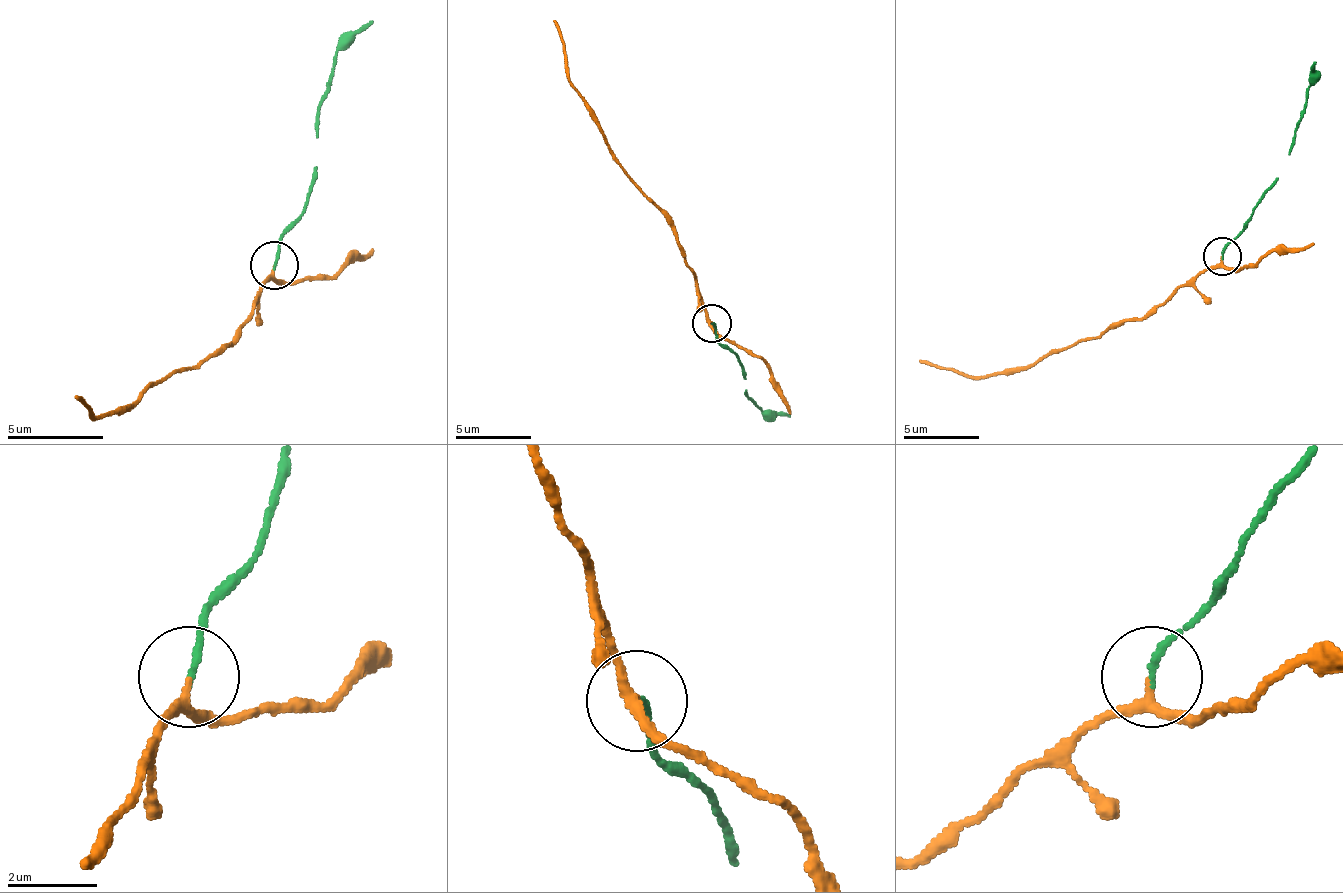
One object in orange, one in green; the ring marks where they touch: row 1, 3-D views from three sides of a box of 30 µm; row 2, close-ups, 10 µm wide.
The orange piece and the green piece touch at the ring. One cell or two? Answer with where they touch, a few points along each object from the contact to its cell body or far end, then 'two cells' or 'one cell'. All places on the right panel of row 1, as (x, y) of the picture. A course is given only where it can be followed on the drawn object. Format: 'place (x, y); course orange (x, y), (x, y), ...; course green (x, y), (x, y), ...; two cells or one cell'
place (1222, 256); course orange (1221, 255), (1160, 304), (1065, 346), (1023, 369), (978, 377), (920, 361); course green (1221, 255), (1290, 156), (1305, 91), (1317, 61); one cell

